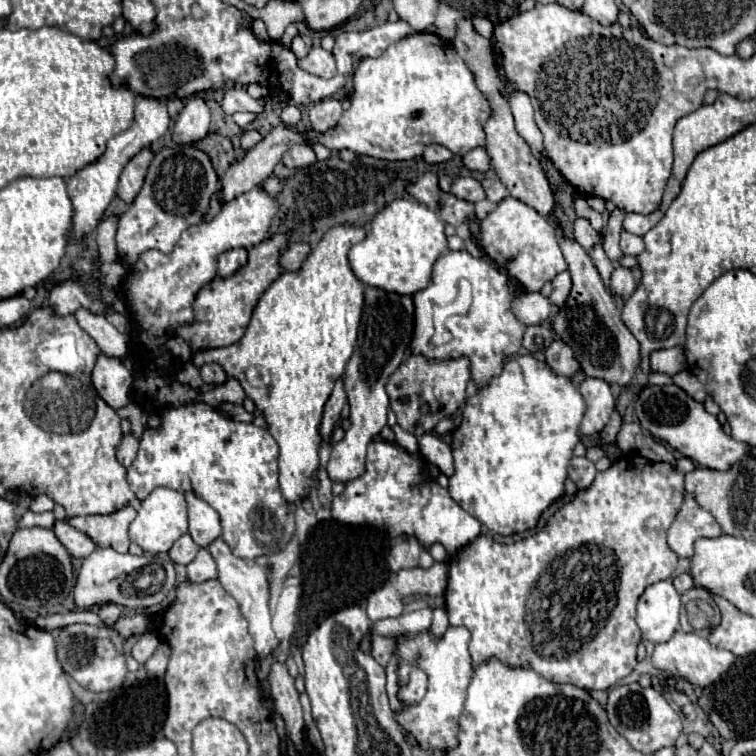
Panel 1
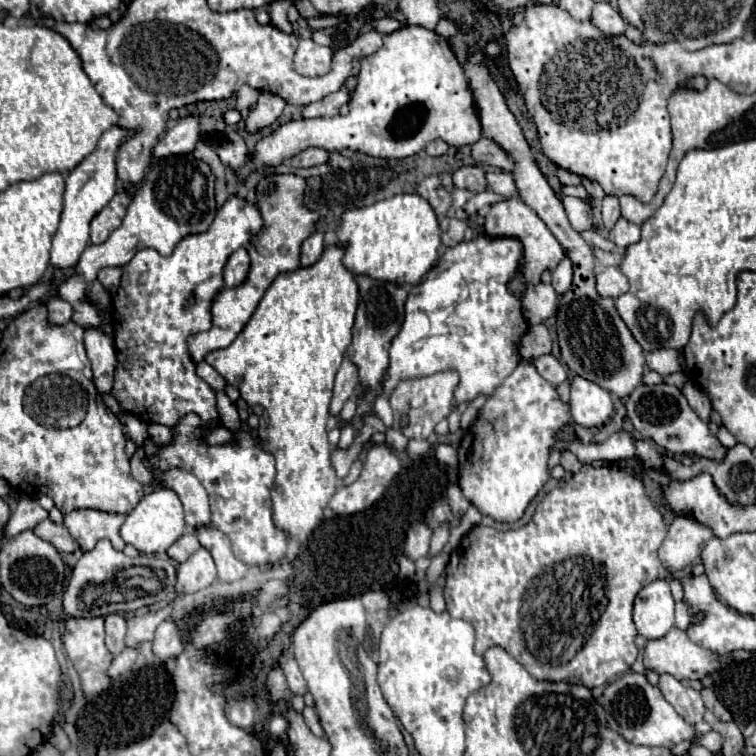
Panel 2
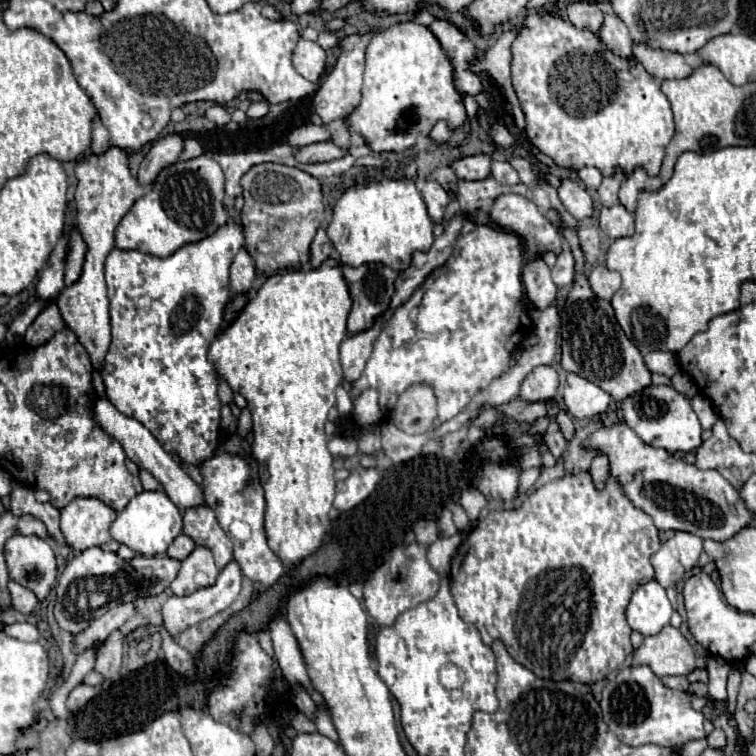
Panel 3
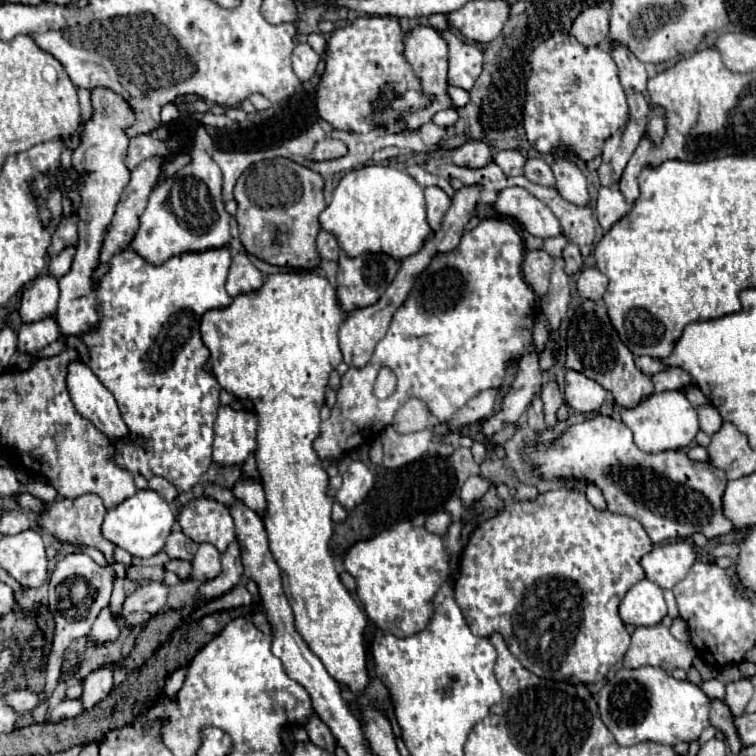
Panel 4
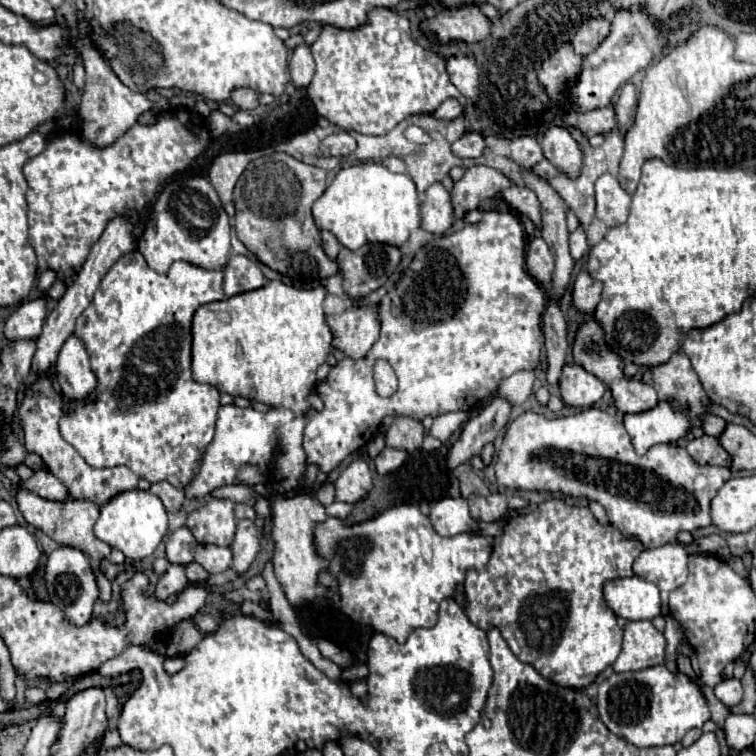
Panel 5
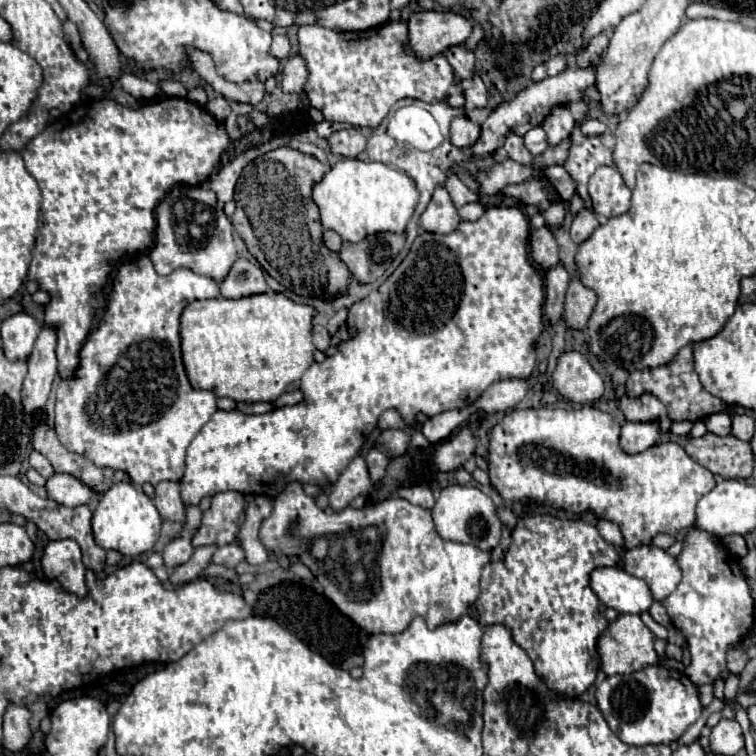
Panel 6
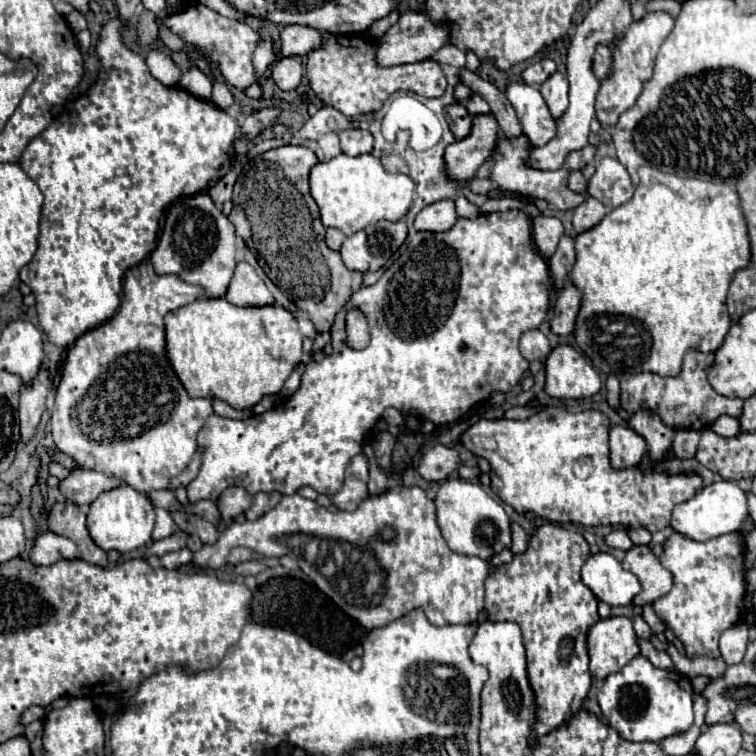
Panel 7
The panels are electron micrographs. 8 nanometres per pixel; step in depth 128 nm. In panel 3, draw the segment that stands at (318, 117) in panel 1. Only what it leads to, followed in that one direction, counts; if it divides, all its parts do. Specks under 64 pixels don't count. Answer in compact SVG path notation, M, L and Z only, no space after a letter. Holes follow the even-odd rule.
M364 34L364 36L346 36L340 44L342 44L342 54L336 60L334 70L328 74L328 78L322 82L320 90L314 94L312 98L312 106L314 112L322 118L324 124L336 120L336 118L346 118L360 102L360 88L362 88L362 72L364 72L364 50L370 42L372 34Z

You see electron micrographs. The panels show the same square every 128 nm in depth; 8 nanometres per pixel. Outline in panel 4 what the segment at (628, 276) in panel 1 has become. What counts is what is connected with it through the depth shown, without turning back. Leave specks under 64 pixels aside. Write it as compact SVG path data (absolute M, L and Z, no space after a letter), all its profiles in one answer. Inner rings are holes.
M598 268L582 270L582 274L578 278L578 292L582 298L602 300L606 288L608 288L608 278Z

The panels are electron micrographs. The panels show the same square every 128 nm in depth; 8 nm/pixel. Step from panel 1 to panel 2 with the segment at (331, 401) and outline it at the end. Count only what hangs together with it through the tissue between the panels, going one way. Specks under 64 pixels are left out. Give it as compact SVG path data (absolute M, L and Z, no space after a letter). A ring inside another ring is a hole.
M344 360L338 374L336 374L336 380L334 380L334 396L332 396L332 404L330 404L332 416L340 414L344 402L354 394L356 384L358 384L356 366L350 360Z

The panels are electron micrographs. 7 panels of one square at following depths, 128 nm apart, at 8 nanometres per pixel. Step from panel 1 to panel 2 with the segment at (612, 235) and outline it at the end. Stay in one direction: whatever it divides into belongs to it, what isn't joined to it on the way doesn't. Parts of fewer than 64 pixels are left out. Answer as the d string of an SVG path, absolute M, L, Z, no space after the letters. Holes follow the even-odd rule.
M606 196L602 202L602 222L604 228L610 232L612 224L616 224L616 220L620 218L620 202L616 196Z

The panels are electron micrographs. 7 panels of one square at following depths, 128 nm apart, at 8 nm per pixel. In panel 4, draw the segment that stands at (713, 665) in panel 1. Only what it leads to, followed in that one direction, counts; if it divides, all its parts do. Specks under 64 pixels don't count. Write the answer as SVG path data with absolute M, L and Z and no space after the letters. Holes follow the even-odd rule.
M656 624L652 628L636 628L632 634L632 644L624 656L624 668L656 666L672 672L676 668L688 670L692 666L690 648L676 640L668 626Z

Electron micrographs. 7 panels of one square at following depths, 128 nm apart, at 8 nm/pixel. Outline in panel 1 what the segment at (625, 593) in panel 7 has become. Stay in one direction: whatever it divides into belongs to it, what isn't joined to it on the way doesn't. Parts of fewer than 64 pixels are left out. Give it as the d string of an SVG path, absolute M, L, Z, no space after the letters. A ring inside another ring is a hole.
M670 580L648 586L638 600L636 614L636 624L642 630L642 638L654 644L668 642L678 630L680 604L680 594Z

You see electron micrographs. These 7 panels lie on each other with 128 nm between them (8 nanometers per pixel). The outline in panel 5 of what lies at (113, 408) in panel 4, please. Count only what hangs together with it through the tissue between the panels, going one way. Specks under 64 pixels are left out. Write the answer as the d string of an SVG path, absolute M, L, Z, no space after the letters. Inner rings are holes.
M70 336L62 346L56 370L56 380L68 400L84 400L96 390L98 378L90 368L90 358L82 340L76 336Z

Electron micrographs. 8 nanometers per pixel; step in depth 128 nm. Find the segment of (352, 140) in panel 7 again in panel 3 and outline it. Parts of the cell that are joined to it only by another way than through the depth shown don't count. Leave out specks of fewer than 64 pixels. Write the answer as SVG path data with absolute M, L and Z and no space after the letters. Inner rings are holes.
M318 142L304 146L296 152L296 160L302 164L312 164L312 162L330 162L336 158L342 158L344 152L334 144L334 142Z

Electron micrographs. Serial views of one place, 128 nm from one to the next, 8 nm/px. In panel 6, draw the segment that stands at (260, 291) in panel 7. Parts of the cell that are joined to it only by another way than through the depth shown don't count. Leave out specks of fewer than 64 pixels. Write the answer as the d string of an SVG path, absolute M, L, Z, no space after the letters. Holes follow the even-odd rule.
M238 258L228 276L220 282L220 292L224 298L242 298L252 294L262 294L268 290L265 273L259 264L246 258Z

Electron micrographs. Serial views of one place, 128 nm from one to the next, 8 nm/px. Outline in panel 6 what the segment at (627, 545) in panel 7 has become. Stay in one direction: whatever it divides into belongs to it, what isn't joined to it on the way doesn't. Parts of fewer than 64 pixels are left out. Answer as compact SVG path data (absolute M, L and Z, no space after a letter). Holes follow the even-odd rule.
M604 518L598 520L598 532L602 534L602 538L610 544L616 544L616 546L624 546L624 540L622 540L622 532L620 528L614 524L614 522L608 522Z

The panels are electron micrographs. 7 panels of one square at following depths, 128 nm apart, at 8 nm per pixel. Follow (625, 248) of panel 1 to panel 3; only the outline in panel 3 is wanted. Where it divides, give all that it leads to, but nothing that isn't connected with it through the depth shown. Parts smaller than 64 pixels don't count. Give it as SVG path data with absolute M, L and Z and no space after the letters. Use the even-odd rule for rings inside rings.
M616 204L612 208L602 208L600 228L610 240L618 240L620 236L632 236L632 232L634 232L634 214L630 214L620 204Z

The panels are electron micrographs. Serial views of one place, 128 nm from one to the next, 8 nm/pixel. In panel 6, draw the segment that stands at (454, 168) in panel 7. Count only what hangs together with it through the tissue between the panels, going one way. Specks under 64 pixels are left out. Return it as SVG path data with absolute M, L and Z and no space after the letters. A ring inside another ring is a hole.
M590 64L588 68L580 68L580 66L568 66L564 68L558 76L546 78L542 82L536 82L532 86L528 86L526 90L522 90L516 98L502 102L496 110L492 110L492 114L486 118L486 122L482 124L482 132L478 142L470 148L472 154L476 156L486 156L494 150L498 150L508 132L516 132L518 136L524 136L524 132L528 132L528 128L532 128L532 124L544 124L544 116L548 116L548 112L552 112L552 108L556 108L556 104L572 104L572 102L584 102L586 90L594 90L596 88L596 64Z

